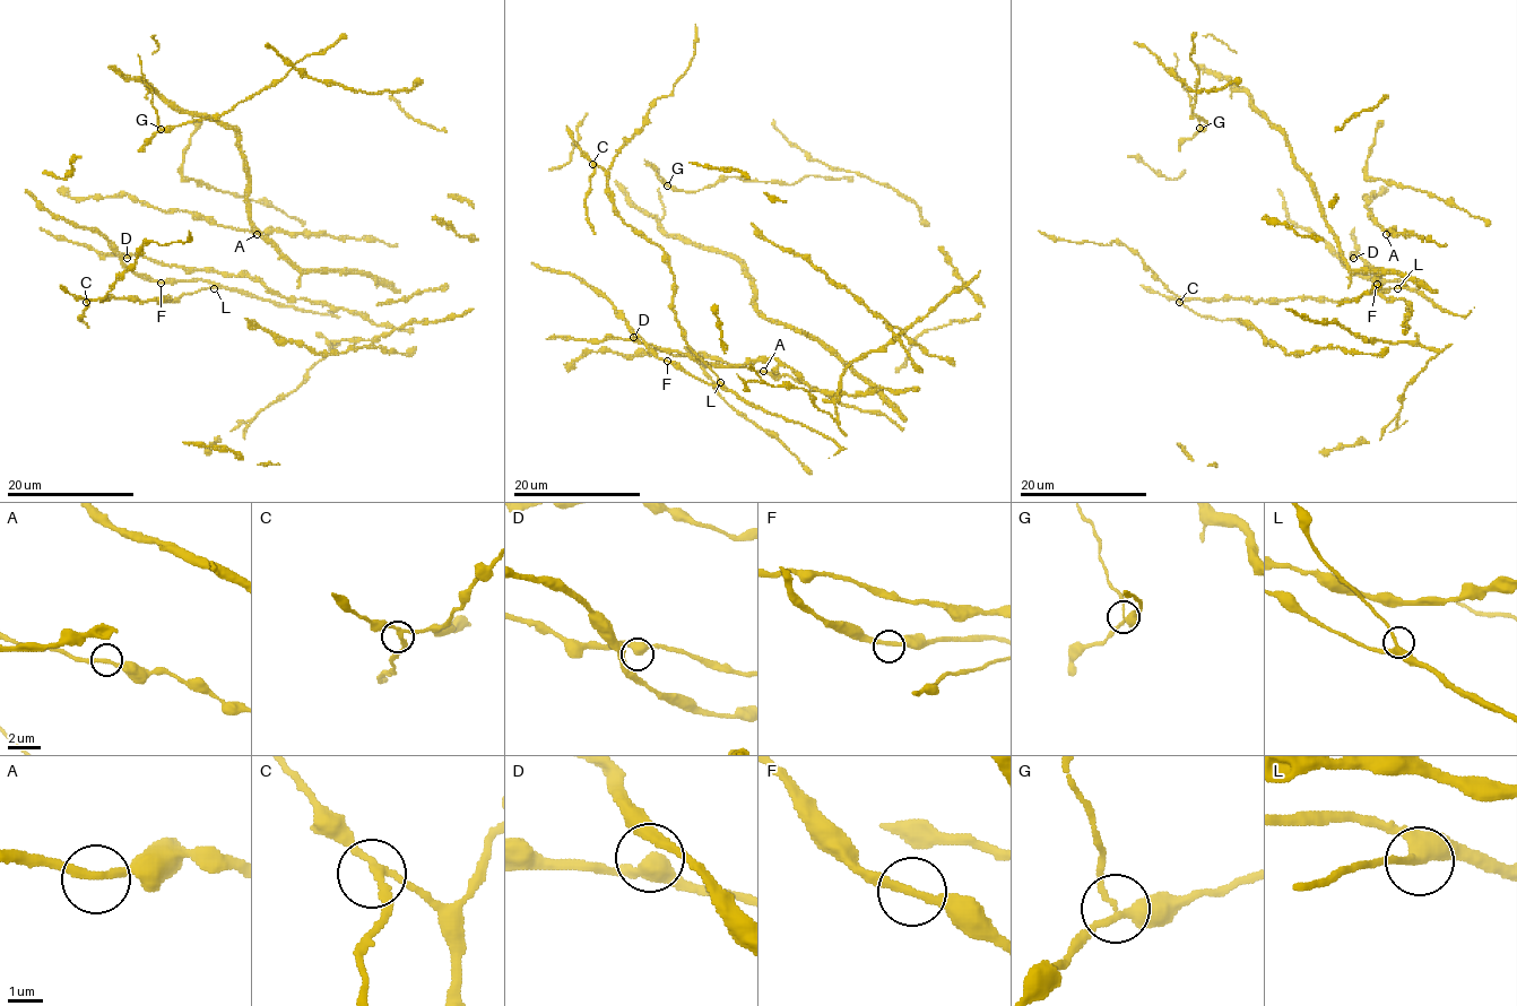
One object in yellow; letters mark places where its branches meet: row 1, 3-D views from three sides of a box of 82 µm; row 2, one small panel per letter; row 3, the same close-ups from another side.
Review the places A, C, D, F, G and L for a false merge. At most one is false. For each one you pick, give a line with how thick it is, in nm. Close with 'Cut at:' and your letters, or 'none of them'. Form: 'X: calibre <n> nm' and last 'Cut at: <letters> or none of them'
G: calibre 220 nm
Cut at: G

